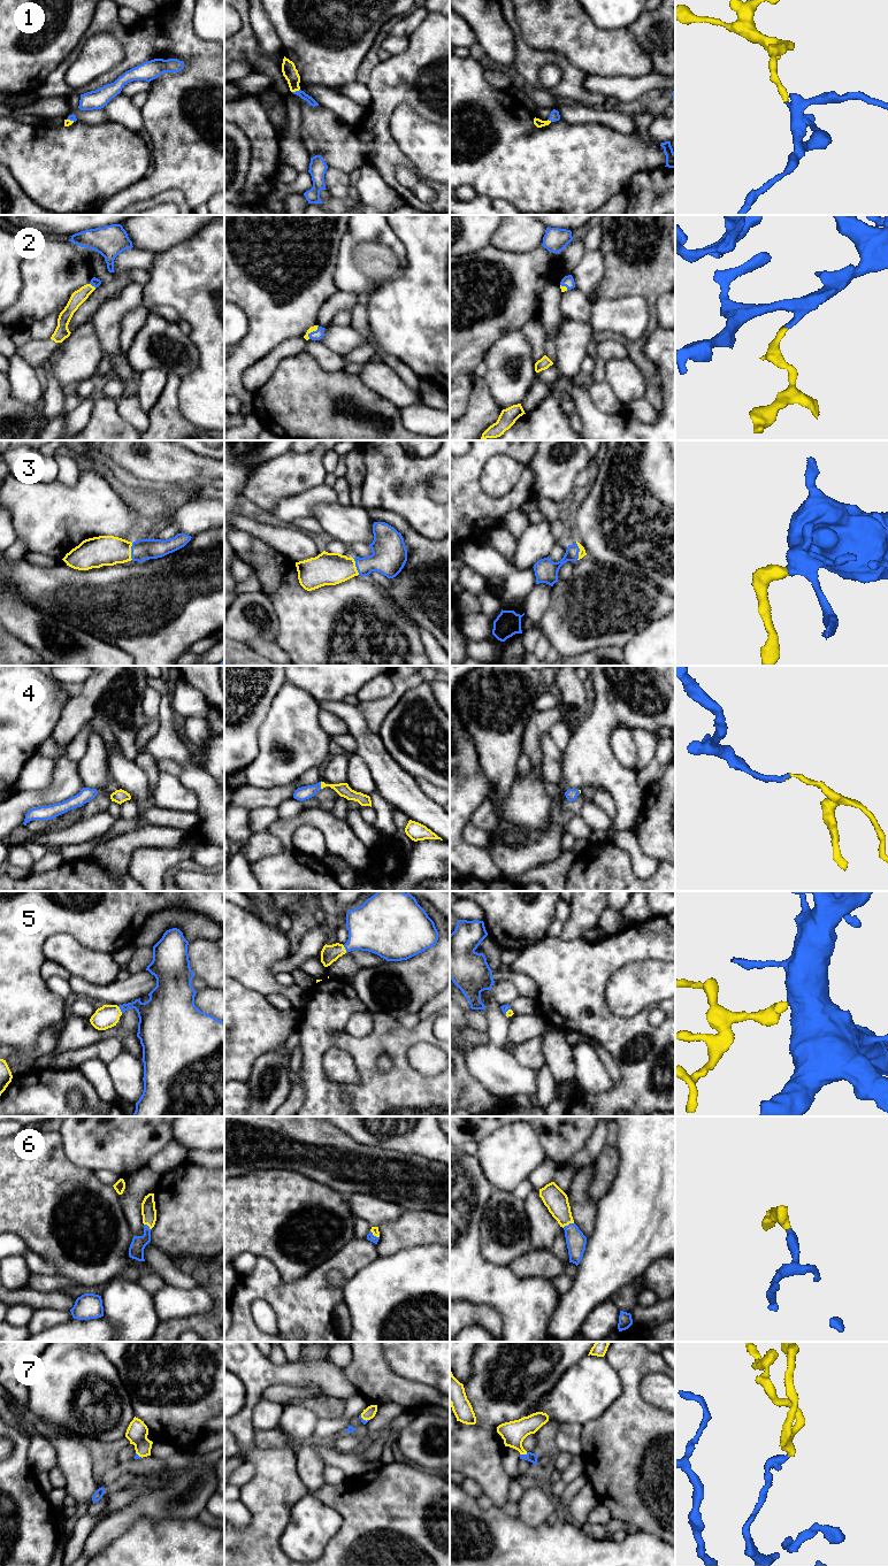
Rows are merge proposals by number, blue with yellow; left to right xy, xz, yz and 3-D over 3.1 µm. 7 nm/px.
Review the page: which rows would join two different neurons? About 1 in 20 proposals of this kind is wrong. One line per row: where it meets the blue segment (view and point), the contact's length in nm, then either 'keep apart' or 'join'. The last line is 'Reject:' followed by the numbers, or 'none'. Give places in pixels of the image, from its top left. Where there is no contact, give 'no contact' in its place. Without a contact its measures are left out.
1: xz (296, 91) | 60 nm | join
2: xz (313, 331) | 120 nm | join
3: xy (131, 551) | 120 nm | join
4: xz (320, 785) | 60 nm | join
5: xy (120, 1008) | 60 nm | join
6: yz (568, 1225) | 90 nm | join
7: yz (523, 1455) | 60 nm | join
Reject: none

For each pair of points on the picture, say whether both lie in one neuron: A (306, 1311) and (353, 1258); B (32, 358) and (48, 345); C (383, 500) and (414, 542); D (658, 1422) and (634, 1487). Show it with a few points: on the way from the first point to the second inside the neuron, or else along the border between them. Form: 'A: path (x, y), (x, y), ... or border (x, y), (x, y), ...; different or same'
A: path (312, 1294), (316, 1279), (331, 1264), (336, 1263); same
B: path (36, 354), (45, 348); same
C: border (367, 508), (384, 508), (399, 514), (415, 529); different
D: path (651, 1438), (648, 1446), (648, 1471); same

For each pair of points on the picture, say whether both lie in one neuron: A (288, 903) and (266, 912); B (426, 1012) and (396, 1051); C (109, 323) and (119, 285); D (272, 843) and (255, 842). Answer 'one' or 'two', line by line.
A: one
B: two
C: two
D: one

